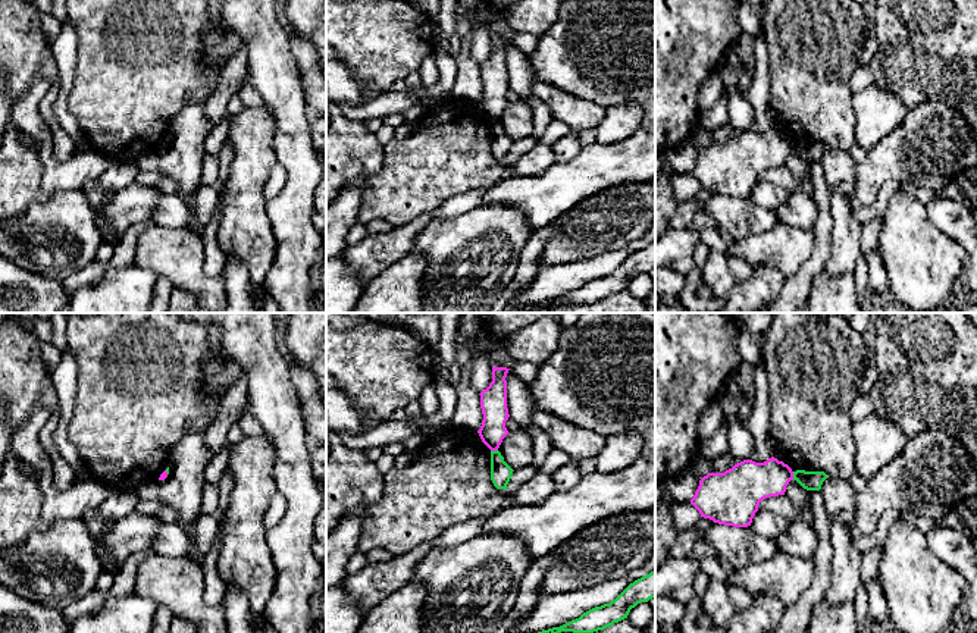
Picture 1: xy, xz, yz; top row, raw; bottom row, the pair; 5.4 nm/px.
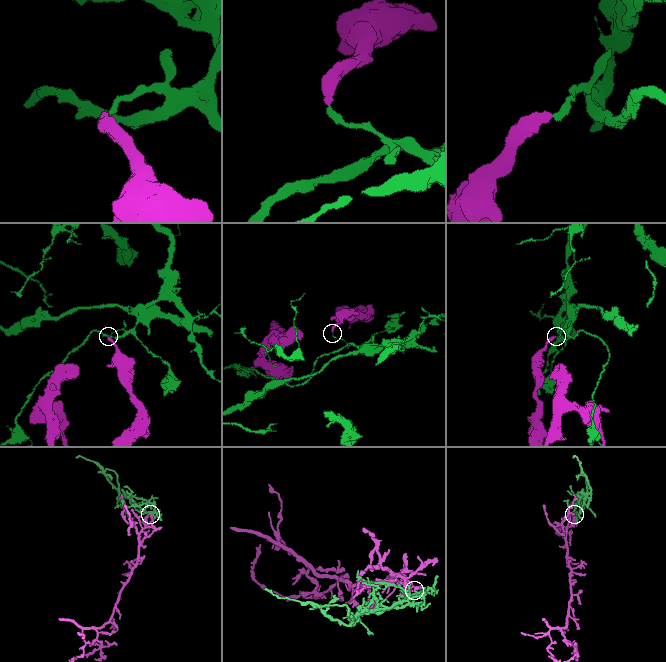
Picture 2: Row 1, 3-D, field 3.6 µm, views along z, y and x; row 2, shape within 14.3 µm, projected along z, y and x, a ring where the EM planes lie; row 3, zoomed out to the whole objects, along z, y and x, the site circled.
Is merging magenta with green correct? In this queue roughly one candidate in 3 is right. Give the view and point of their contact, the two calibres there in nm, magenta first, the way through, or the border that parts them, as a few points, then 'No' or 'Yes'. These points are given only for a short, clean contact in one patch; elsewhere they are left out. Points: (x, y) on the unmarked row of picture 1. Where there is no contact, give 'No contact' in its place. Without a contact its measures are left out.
Touches magenta at yz (792, 147). Thickness 240 nm (magenta) against 110 nm. Boundary: yz (792, 143), (794, 150). No

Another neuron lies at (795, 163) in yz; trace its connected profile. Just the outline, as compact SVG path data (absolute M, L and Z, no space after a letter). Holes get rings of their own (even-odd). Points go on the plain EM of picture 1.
M790 151L785 163L785 166L798 181L798 189L814 197L812 182L807 175L808 164L810 162L804 160L796 151Z

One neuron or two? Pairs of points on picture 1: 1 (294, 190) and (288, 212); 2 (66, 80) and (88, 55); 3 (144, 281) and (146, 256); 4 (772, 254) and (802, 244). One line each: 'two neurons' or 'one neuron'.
1: one neuron
2: two neurons
3: two neurons
4: one neuron

